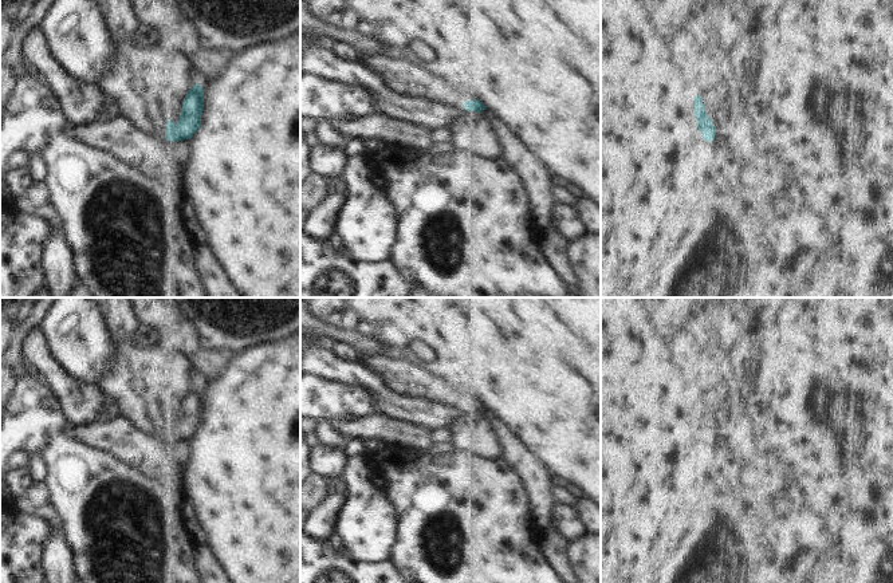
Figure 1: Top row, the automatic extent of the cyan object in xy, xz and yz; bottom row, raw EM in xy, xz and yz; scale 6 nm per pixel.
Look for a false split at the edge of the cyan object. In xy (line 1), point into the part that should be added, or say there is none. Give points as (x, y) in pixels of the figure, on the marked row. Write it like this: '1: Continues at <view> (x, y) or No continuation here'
1: No continuation here

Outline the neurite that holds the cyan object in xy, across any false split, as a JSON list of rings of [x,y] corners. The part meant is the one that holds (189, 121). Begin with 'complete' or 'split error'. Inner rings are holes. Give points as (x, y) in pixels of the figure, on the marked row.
complete; [[[196,83],[185,95],[182,111],[177,123],[172,119],[165,126],[165,139],[178,142],[190,139],[201,126],[201,114],[204,110],[204,90]]]

